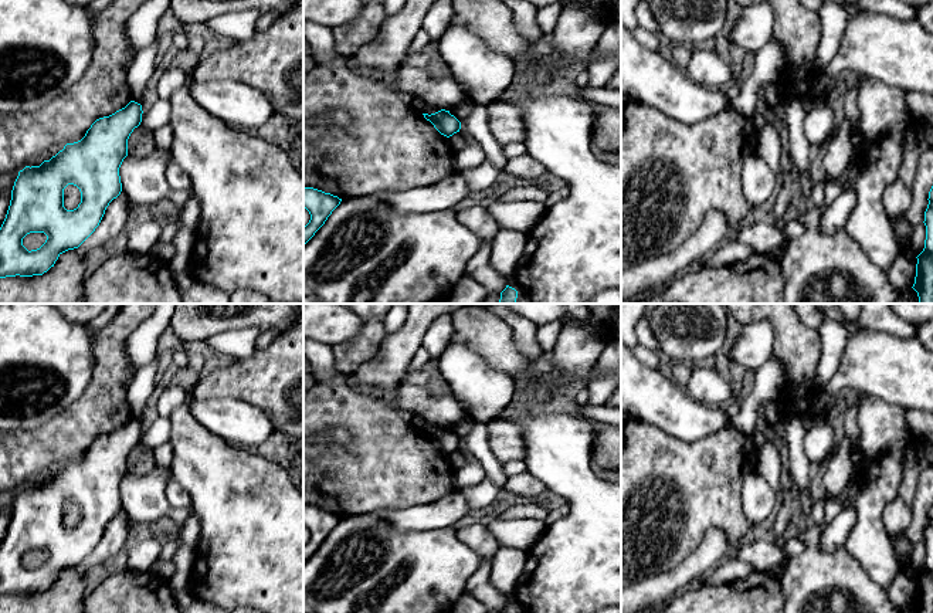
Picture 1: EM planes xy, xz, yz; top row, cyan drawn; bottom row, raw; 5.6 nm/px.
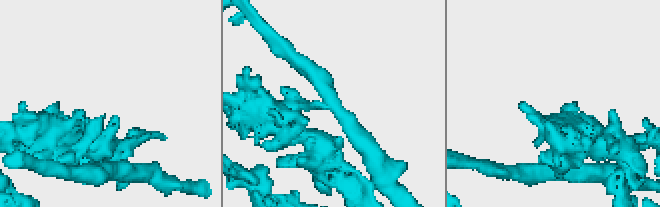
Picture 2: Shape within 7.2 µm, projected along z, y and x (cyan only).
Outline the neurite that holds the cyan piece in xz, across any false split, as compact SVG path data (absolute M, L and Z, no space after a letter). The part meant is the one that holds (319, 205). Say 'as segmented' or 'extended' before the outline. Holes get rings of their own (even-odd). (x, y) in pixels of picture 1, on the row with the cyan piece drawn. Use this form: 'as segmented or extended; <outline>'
as segmented; M303 187L303 207L309 211L311 220L303 227L303 245L325 224L342 199L313 187Z

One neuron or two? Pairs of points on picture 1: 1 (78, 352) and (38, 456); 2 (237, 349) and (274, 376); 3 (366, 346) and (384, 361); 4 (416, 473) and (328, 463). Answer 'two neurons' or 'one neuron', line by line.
1: two neurons
2: two neurons
3: two neurons
4: one neuron

